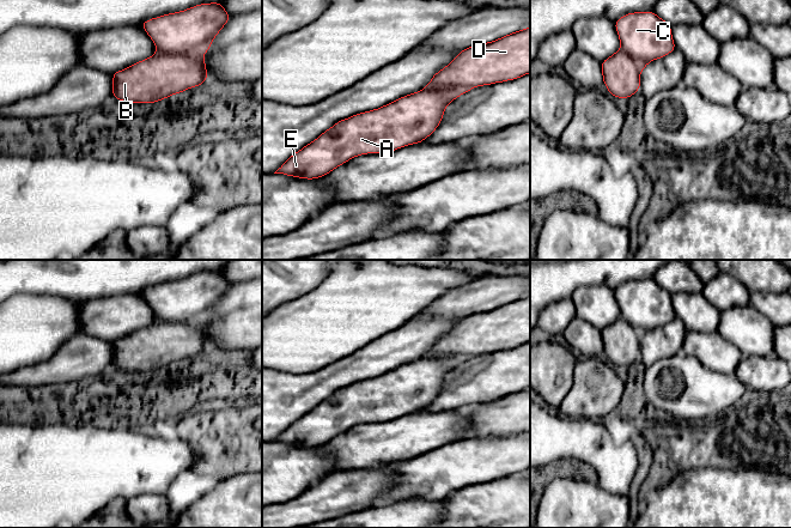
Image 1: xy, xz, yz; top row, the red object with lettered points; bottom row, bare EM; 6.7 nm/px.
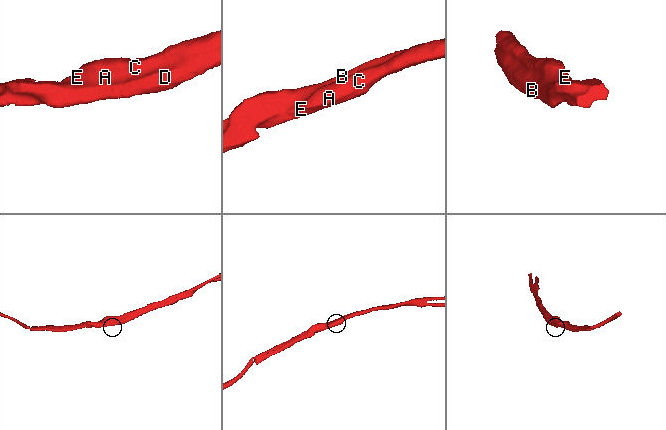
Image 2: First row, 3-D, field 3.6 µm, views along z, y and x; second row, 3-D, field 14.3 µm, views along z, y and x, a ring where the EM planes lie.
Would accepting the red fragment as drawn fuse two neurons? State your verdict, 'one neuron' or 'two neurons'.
two neurons

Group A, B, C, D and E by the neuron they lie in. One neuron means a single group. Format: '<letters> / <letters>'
A C E / B D

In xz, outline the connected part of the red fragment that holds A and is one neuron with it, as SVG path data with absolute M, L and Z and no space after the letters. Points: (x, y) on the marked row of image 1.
M422 89L379 109L343 119L292 154L274 174L320 178L351 158L422 142L440 125L446 105L471 89Z

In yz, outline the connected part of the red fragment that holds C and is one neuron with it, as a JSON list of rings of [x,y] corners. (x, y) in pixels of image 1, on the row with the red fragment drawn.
[[[633,12],[615,23],[621,49],[633,60],[638,71],[676,49],[671,25],[655,12]]]

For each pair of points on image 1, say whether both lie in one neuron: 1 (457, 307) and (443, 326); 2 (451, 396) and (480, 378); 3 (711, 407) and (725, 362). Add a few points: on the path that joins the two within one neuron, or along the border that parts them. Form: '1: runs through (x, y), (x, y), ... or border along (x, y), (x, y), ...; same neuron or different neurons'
1: border along (419, 319), (460, 319); different neurons
2: runs through (458, 390), (473, 381); same neuron
3: border along (698, 358), (712, 370), (734, 374); different neurons

